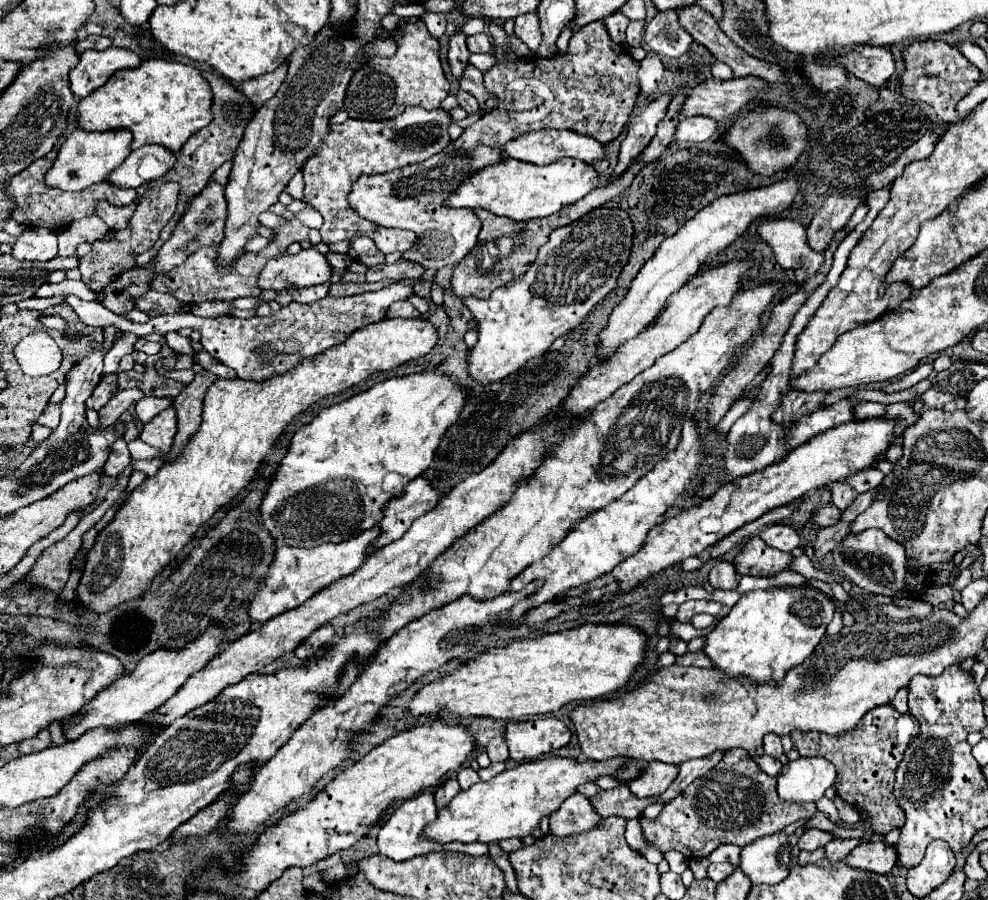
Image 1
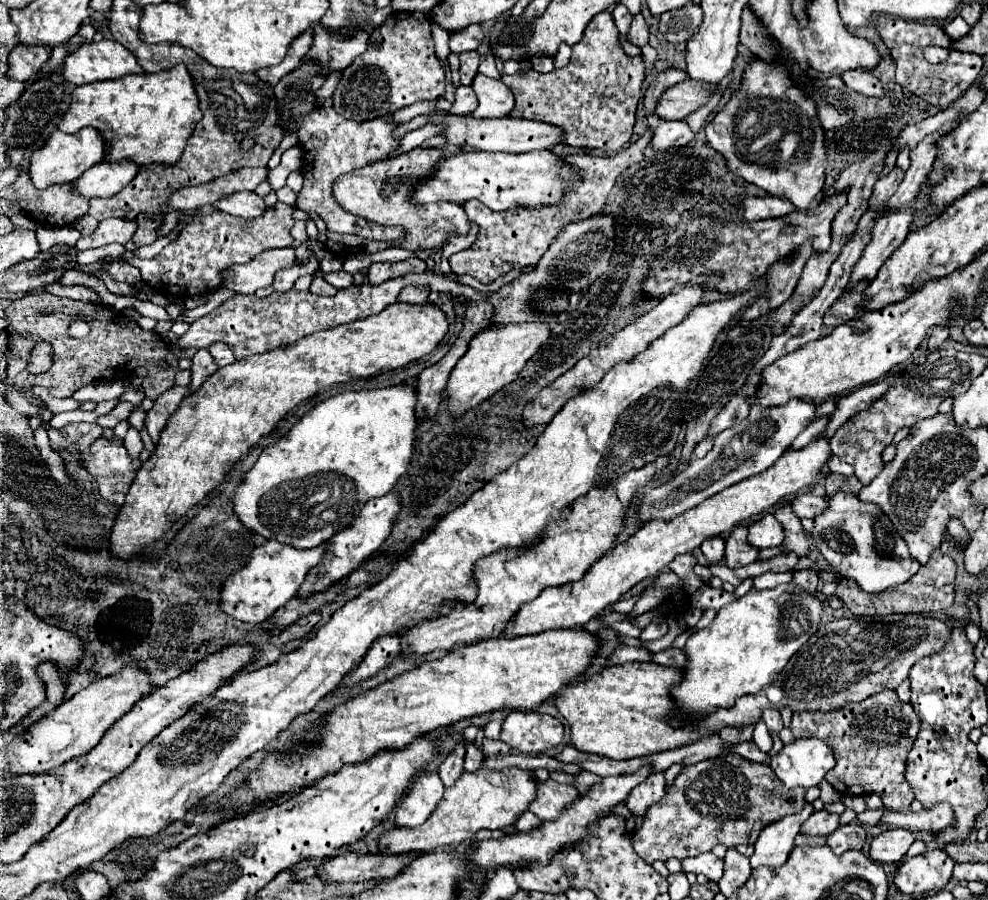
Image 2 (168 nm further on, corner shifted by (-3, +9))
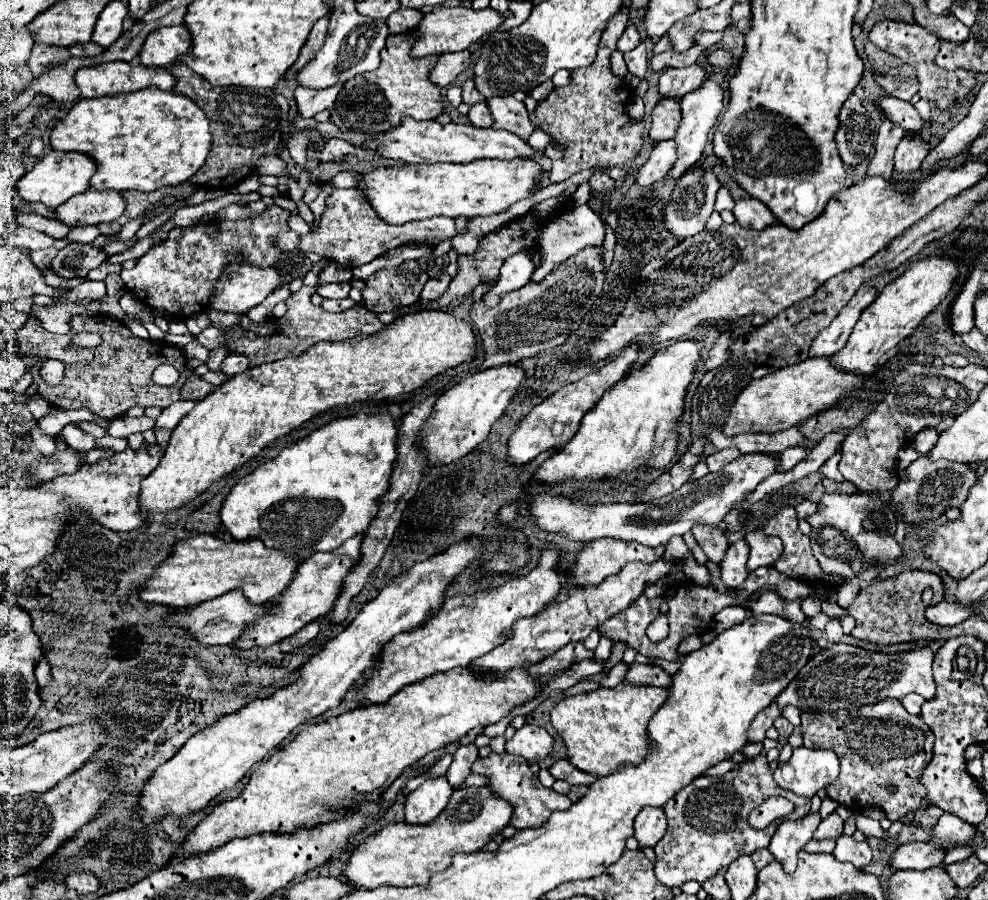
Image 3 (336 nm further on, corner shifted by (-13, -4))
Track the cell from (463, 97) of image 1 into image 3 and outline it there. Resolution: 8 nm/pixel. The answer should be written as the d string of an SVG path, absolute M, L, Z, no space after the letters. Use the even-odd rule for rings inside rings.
M479 102L479 104L471 106L467 118L469 118L469 122L471 122L473 126L477 126L477 128L491 128L491 124L493 124L491 110L489 110L489 106L487 106L485 102Z

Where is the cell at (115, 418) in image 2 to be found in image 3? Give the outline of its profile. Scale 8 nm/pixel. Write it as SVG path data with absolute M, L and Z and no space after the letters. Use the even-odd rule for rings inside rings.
M65 426L57 436L57 440L63 440L69 448L75 448L79 452L87 452L87 450L93 450L95 448L95 438L85 434L79 426Z

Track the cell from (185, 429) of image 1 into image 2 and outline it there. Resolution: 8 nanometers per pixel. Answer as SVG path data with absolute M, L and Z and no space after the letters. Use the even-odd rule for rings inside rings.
M199 349L193 355L193 365L191 365L191 383L189 383L189 391L197 391L197 387L211 375L217 371L217 363L213 361L213 357L209 355L207 349Z

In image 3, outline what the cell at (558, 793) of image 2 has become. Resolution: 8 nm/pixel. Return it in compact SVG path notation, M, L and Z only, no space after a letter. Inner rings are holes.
M491 752L487 758L477 758L473 764L473 774L481 774L485 778L489 778L489 788L495 796L501 796L505 802L509 802L513 806L513 816L511 816L511 826L515 826L517 830L521 828L537 828L541 824L545 824L545 820L549 818L549 814L553 814L555 810L567 810L571 806L571 800L565 794L557 794L551 788L545 788L539 778L531 772L529 764L525 758L521 756L513 756L513 754L495 754Z

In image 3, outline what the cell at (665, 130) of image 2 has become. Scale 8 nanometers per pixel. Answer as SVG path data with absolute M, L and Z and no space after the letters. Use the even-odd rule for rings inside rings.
M673 140L657 142L651 150L649 160L639 168L635 184L639 184L641 188L653 186L657 180L665 178L669 168L673 168L673 160L677 160L677 154L673 152Z

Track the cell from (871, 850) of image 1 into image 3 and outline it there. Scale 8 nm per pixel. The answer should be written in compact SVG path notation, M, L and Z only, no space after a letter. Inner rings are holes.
M909 842L893 852L893 870L927 870L941 866L945 860L945 848L933 846L931 842Z

